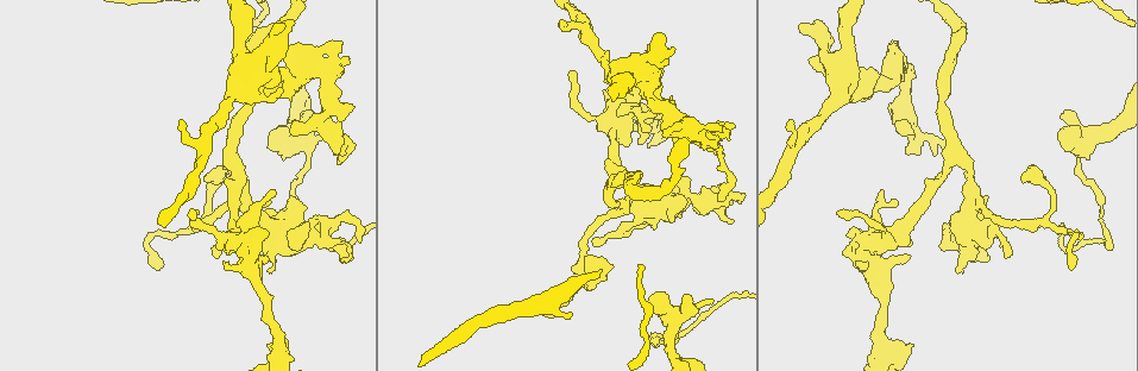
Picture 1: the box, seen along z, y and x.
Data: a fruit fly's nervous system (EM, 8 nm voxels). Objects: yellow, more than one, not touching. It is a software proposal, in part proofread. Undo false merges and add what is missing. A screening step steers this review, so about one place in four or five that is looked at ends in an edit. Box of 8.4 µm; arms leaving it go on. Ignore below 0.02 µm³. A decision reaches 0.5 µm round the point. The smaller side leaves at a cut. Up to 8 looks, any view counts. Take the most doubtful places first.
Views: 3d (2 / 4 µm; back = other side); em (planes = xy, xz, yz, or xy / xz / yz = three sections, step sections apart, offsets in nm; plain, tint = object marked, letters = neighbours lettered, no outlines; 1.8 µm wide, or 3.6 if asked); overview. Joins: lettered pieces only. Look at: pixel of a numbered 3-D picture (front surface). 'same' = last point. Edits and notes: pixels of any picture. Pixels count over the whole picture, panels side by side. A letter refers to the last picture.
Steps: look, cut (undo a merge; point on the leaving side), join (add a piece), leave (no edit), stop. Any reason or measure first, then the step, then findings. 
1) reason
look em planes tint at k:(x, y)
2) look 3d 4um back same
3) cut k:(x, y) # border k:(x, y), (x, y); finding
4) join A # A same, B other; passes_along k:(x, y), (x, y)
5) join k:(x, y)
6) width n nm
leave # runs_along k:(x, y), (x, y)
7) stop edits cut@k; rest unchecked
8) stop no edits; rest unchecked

an open end
look em xy step 8 tint at 1:(896, 42)

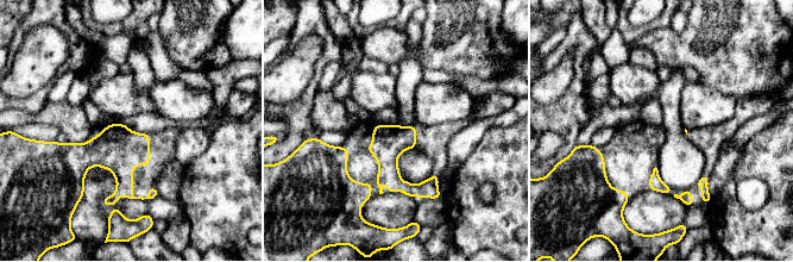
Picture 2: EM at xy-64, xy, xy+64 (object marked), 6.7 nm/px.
cut it another way
look em planes letters same

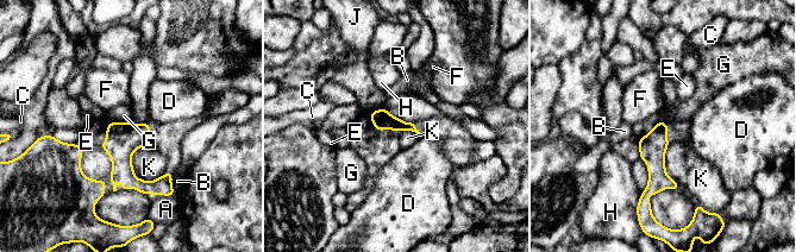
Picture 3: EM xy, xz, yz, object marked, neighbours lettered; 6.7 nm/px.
leave # A other, B other, C other, D other, E other, F other, G other, H other, J other, K other; no lettered piece goes on from it

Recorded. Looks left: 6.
branch stops here
look em planes letters at 1:(1064, 109)

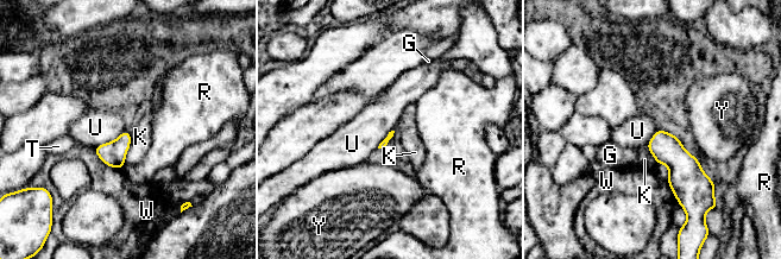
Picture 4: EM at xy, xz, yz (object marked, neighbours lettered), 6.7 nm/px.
leave # G other, K other, R other, T other, U other, W other, Y other; border 4:(126, 130), (94, 149); none of them fits

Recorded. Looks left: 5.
look 3d 4um back at 1:(324, 236)

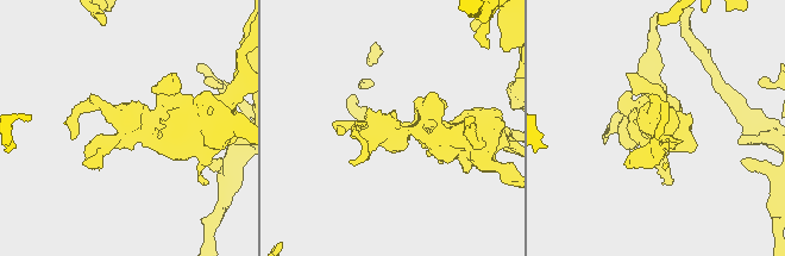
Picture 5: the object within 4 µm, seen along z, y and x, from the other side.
look em planes letters at 5:(124, 130)

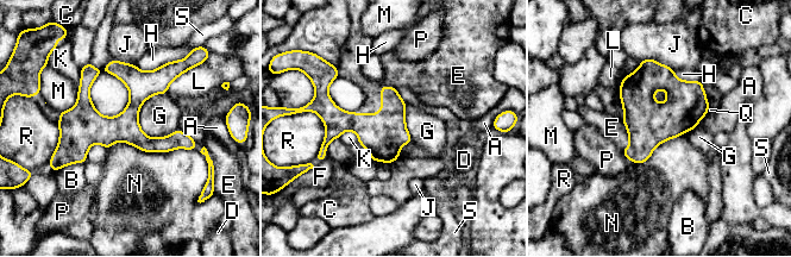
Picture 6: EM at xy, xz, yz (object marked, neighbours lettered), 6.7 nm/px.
width 200 nm
leave # A other, B other, C other, D other, E other, F other, G other, H other, J other, K other, L other, M other, N other, P other, Q other, R other, S other; border 6:(167, 92), (140, 107), (151, 138); continuous, no second neuron

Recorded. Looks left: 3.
sharp bend
look em planes letters at 1:(661, 52)

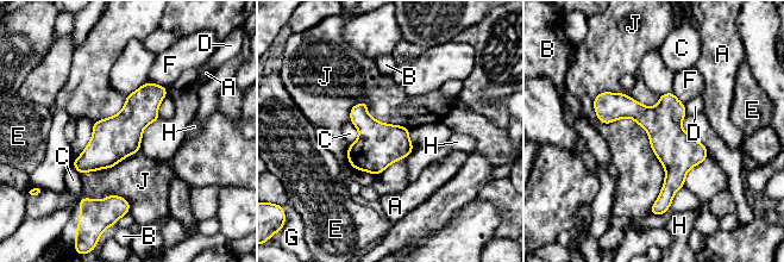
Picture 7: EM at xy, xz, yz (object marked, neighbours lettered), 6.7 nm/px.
width 280 nm
leave # A other, B other, C other, D other, E other, F other, G other, H other, J other; border 7:(659, 97), (593, 107); all the same neuron

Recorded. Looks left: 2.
stop no edits; rest unchecked

